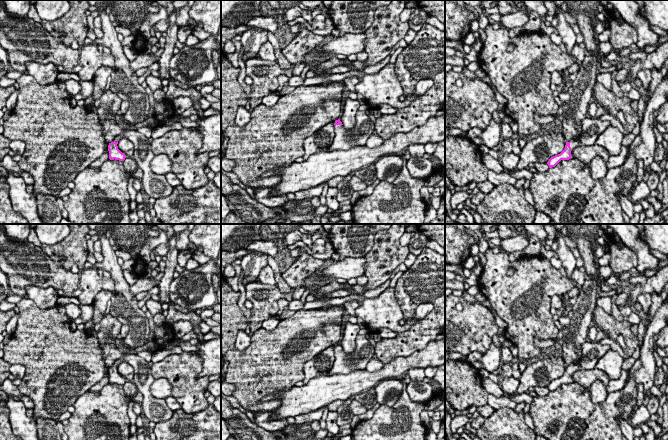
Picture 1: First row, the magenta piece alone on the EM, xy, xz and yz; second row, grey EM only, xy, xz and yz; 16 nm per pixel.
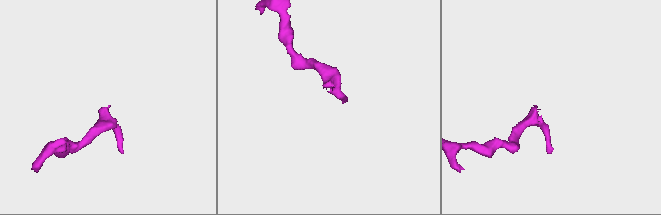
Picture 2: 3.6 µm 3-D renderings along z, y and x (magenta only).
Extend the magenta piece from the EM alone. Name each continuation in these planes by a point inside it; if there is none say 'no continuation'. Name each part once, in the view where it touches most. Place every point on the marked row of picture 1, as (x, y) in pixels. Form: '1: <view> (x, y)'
1: yz (591, 128)

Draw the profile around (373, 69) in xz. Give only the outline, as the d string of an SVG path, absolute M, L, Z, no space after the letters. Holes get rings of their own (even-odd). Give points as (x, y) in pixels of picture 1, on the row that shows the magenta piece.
M388 55L385 59L383 59L382 61L378 62L375 65L372 66L367 66L365 67L362 71L364 72L364 74L376 74L378 73L384 66L386 66L387 64L390 63L390 58L391 55Z

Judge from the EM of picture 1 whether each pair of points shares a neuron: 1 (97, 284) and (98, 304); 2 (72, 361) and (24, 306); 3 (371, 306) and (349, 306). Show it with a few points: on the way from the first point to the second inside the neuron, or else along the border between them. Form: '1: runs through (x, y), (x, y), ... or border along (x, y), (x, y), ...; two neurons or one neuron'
1: border along (111, 291), (101, 290), (91, 304); two neurons
2: runs through (58, 347), (32, 320); one neuron
3: border along (359, 306), (355, 310), (355, 316); two neurons

